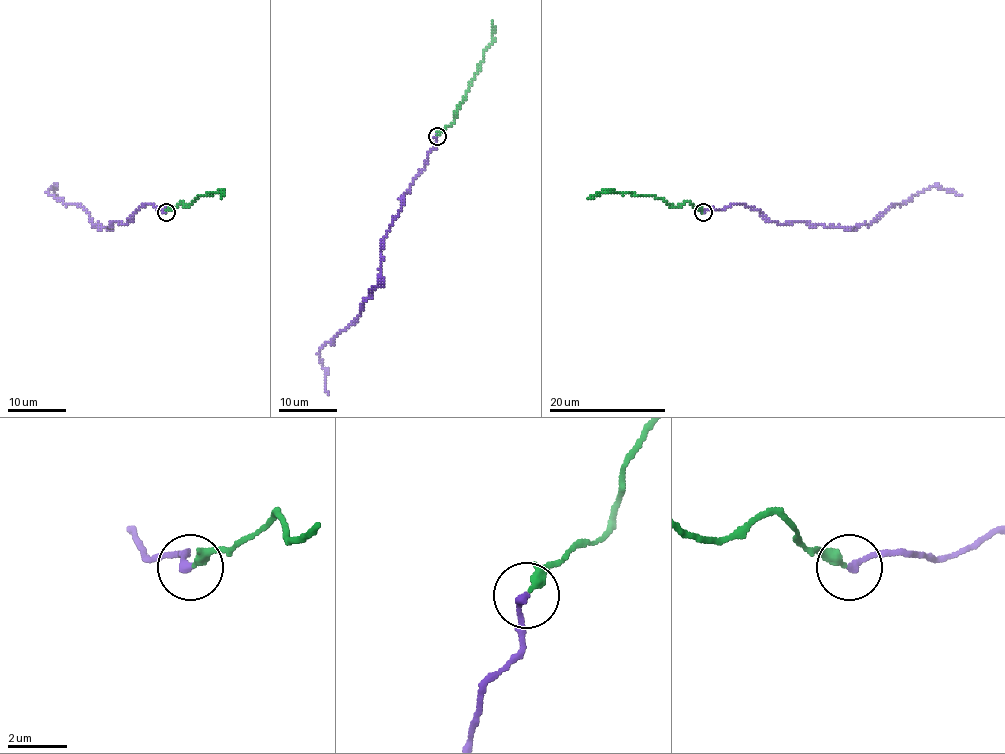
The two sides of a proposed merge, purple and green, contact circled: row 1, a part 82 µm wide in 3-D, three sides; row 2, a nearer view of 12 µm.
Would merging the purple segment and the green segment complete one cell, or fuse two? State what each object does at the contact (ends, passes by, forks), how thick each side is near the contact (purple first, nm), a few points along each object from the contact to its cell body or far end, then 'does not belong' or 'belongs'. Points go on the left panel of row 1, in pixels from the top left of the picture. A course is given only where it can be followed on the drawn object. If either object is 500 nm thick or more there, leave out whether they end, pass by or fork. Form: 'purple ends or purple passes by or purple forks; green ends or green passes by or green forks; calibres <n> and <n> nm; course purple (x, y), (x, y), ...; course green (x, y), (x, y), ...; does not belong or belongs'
purple ends; green ends; calibres 240 and 340 nm; course purple (166, 212), (149, 203), (128, 224), (113, 221), (105, 228), (48, 190), (55, 186), (56, 196); course green (166, 212), (182, 202), (185, 206), (197, 196), (220, 190), (223, 194), (220, 197); does not belong

